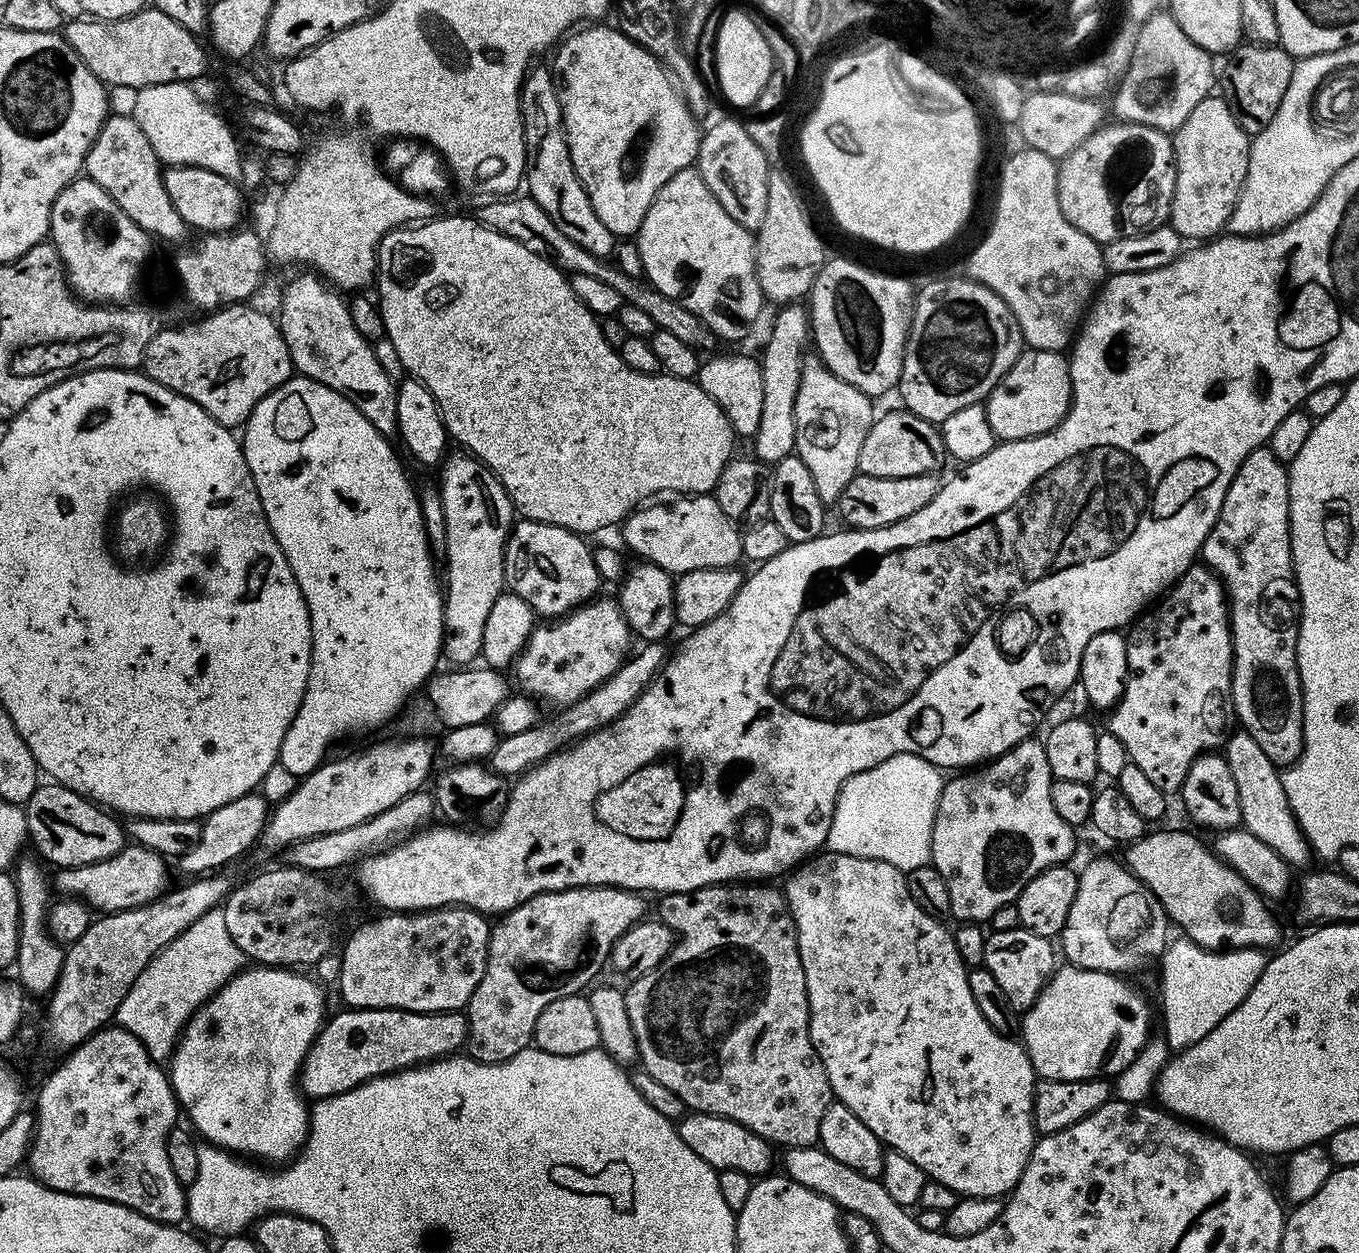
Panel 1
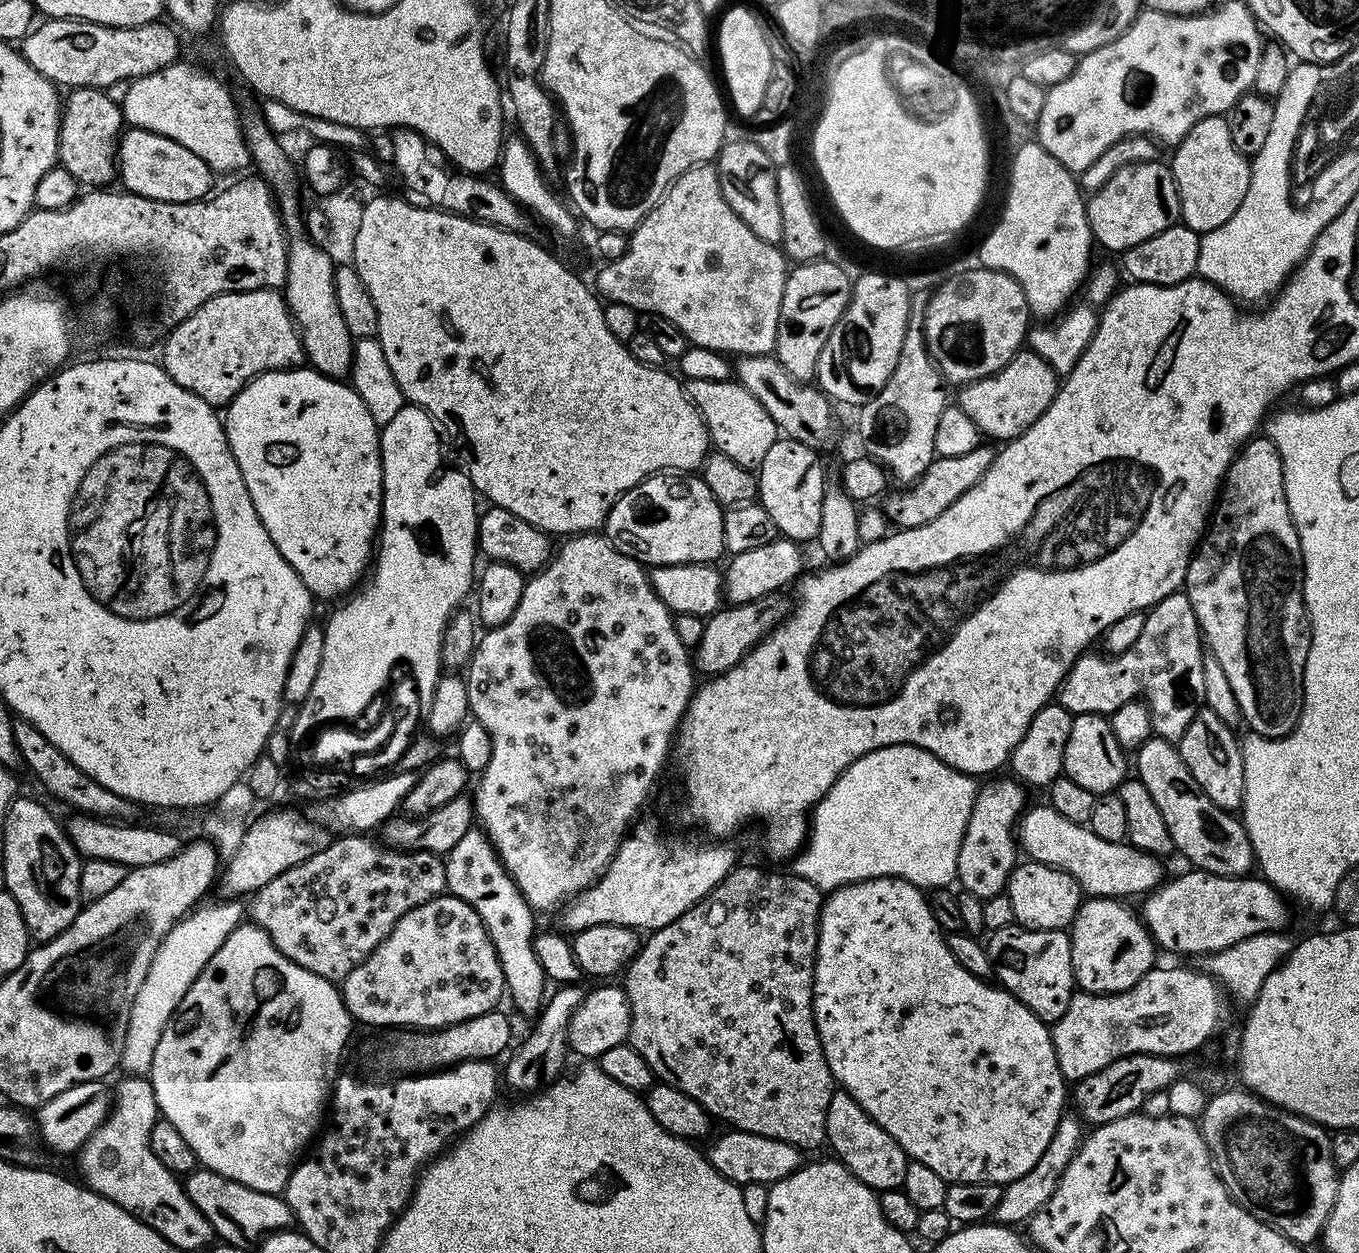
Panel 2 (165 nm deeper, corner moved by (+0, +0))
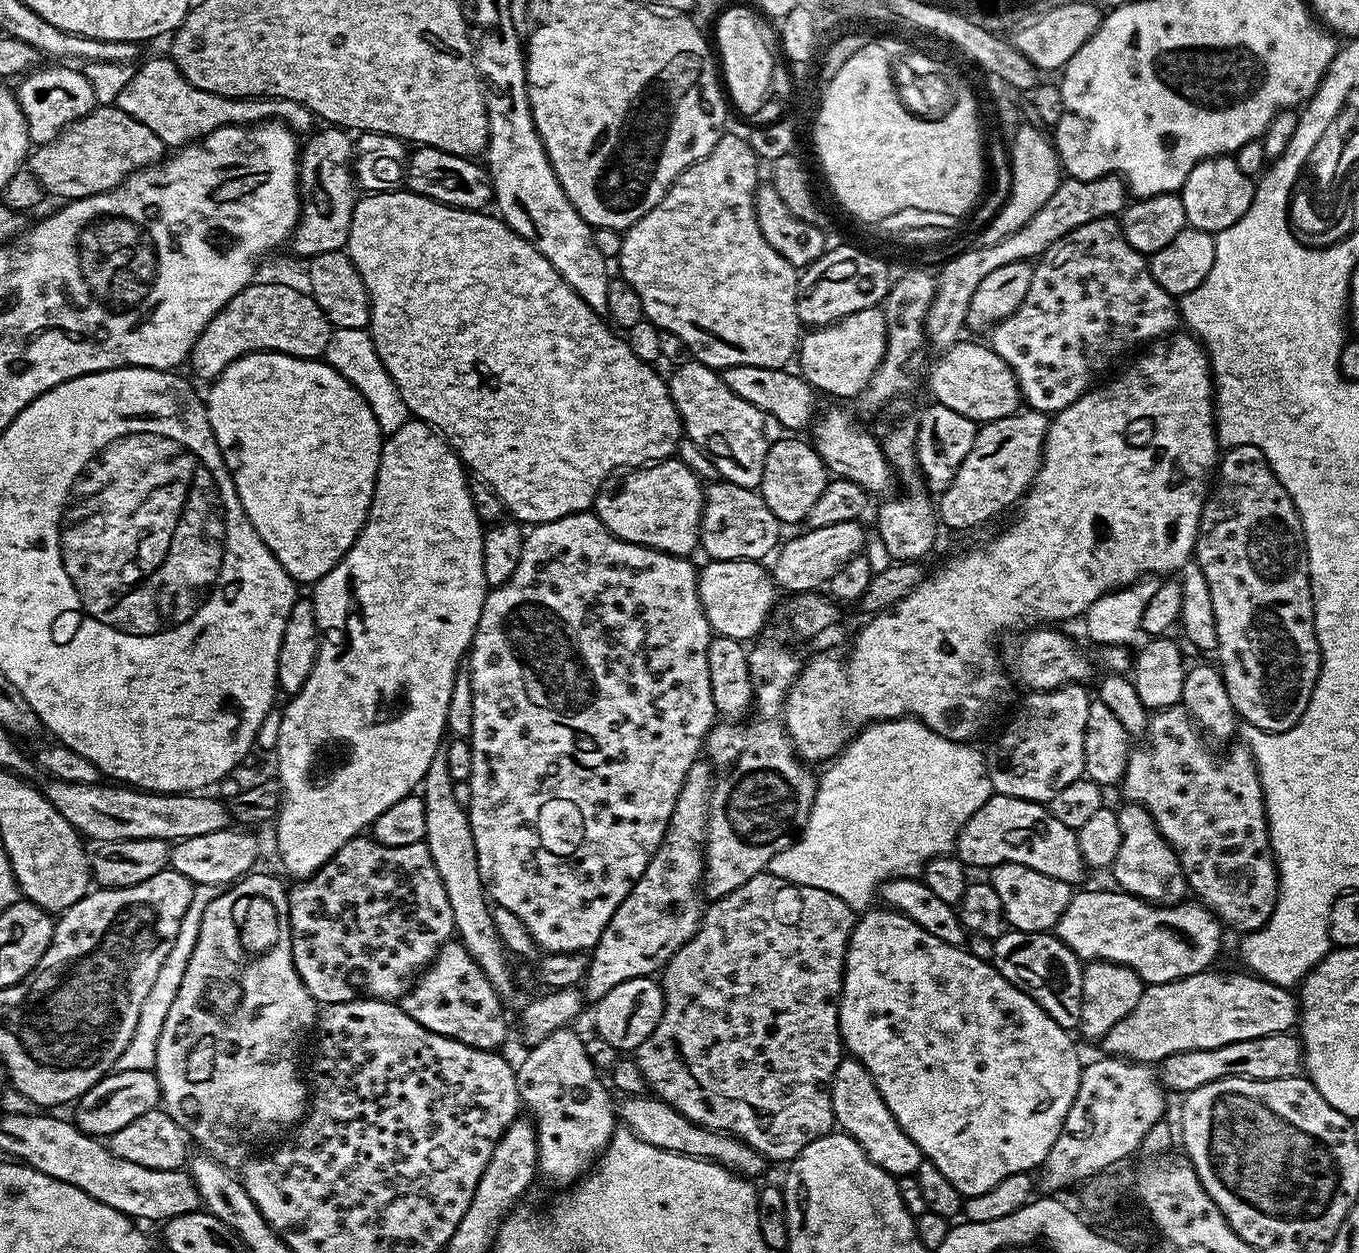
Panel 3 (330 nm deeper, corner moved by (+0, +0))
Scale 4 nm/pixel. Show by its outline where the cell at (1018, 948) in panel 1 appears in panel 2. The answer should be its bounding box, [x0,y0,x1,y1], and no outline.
[987,926,1076,1026]

